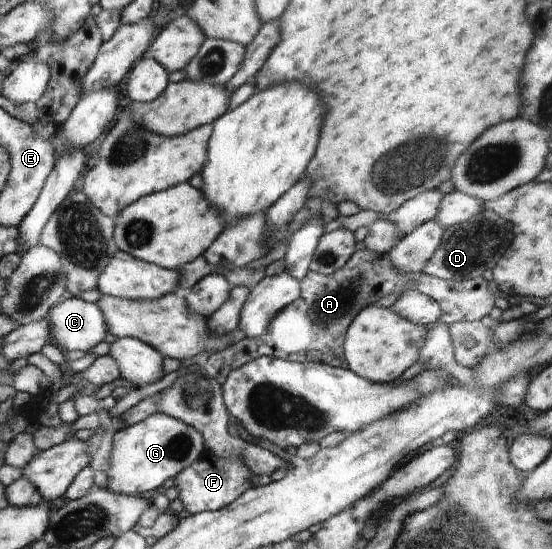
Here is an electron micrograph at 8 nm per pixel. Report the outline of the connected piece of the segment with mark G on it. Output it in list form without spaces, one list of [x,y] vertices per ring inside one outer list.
[[[157,413],[141,423],[113,434],[107,465],[106,487],[110,492],[130,496],[153,496],[167,479],[175,478],[206,452],[202,435],[181,420]]]

